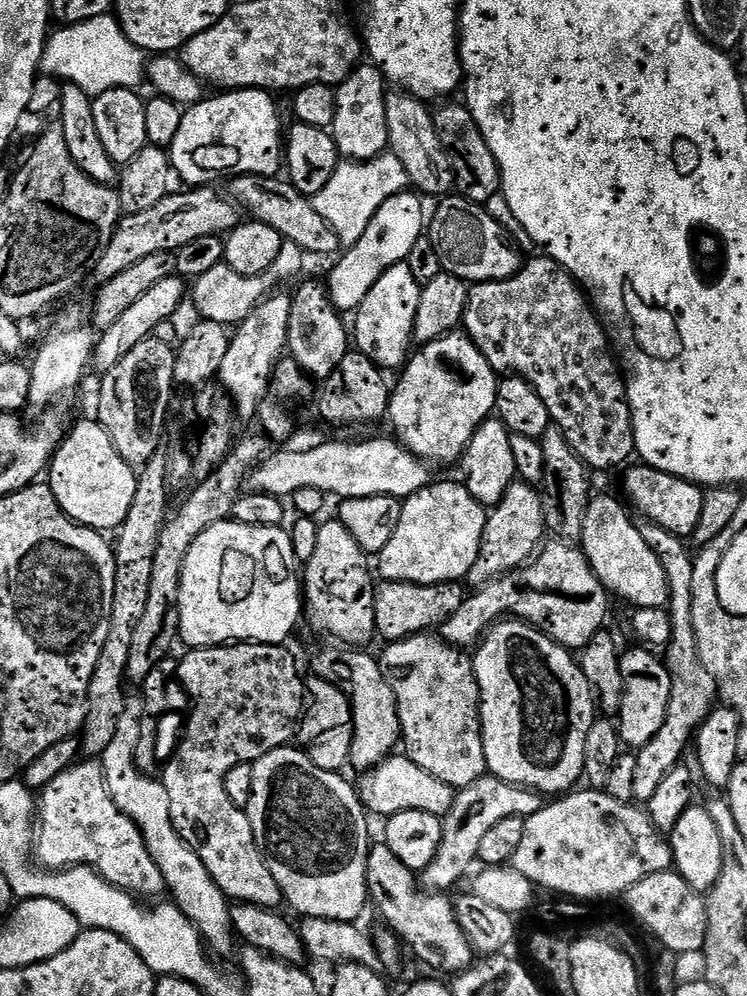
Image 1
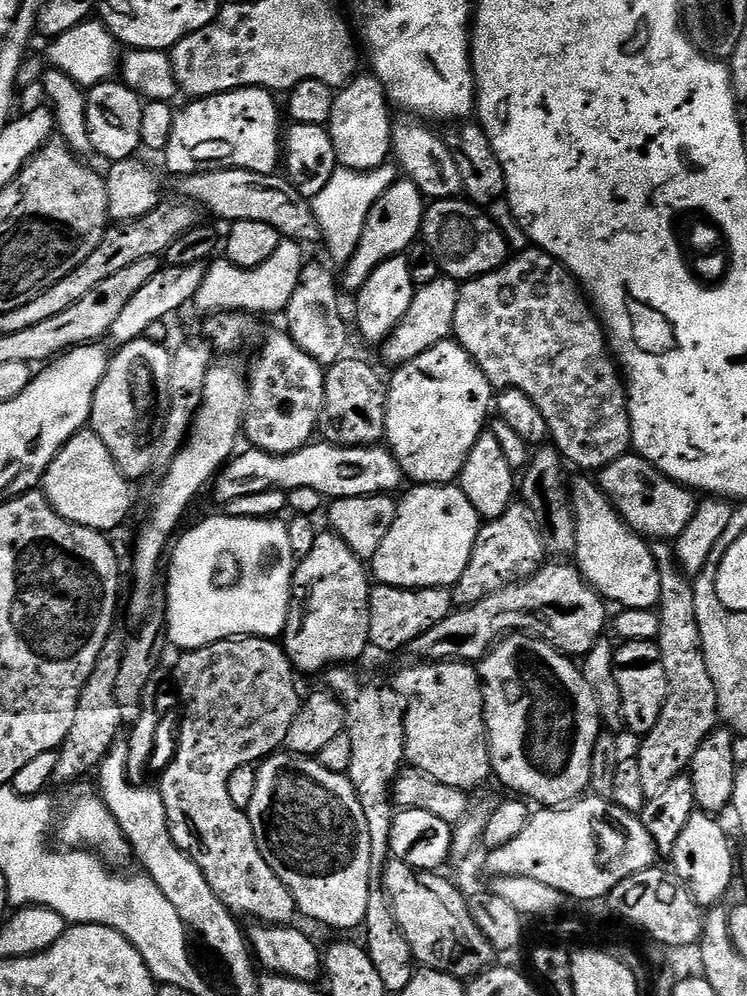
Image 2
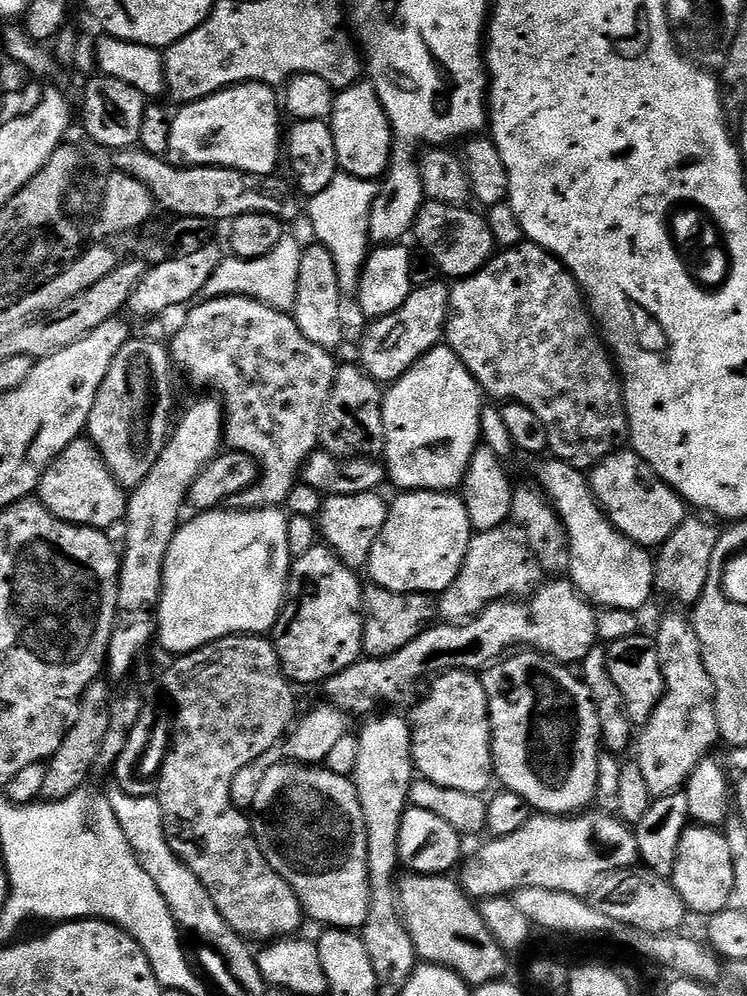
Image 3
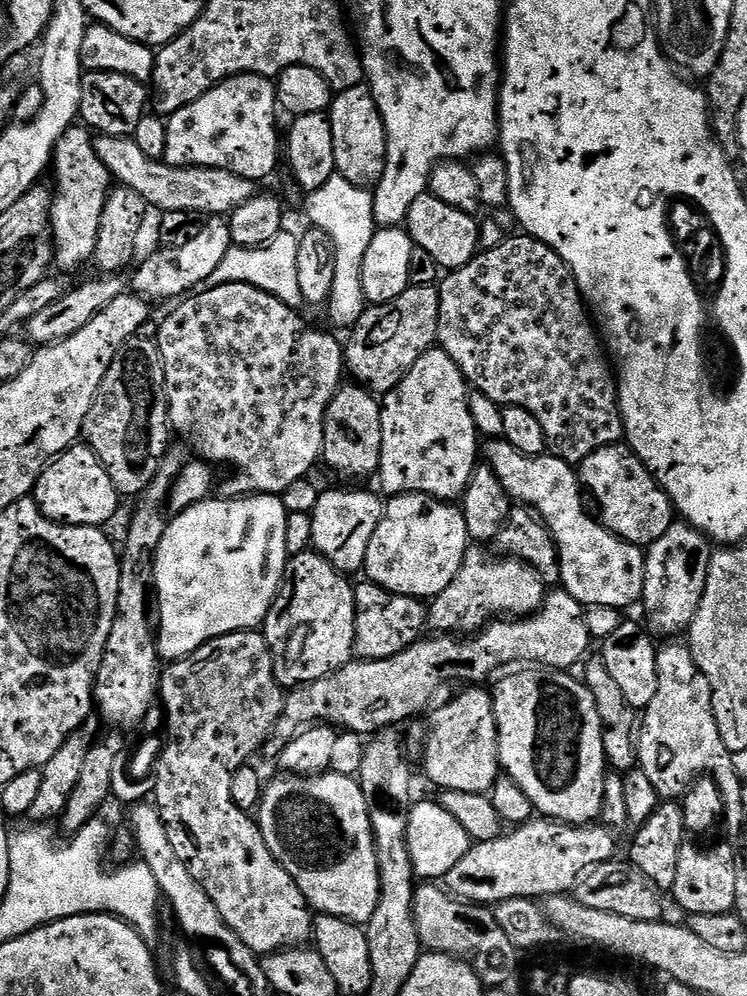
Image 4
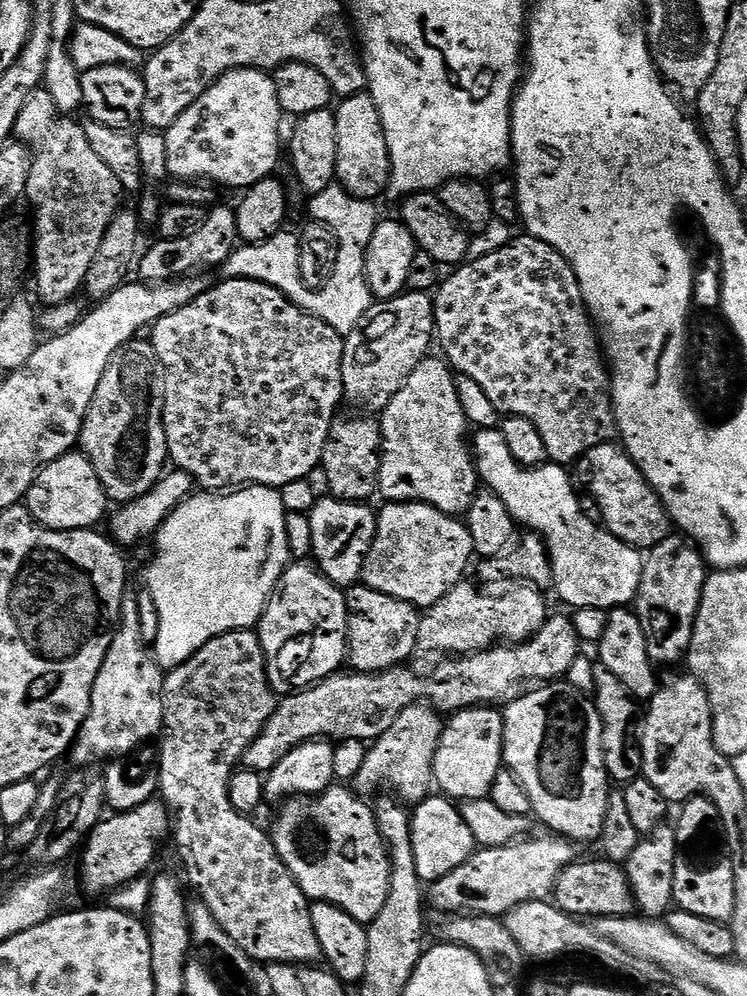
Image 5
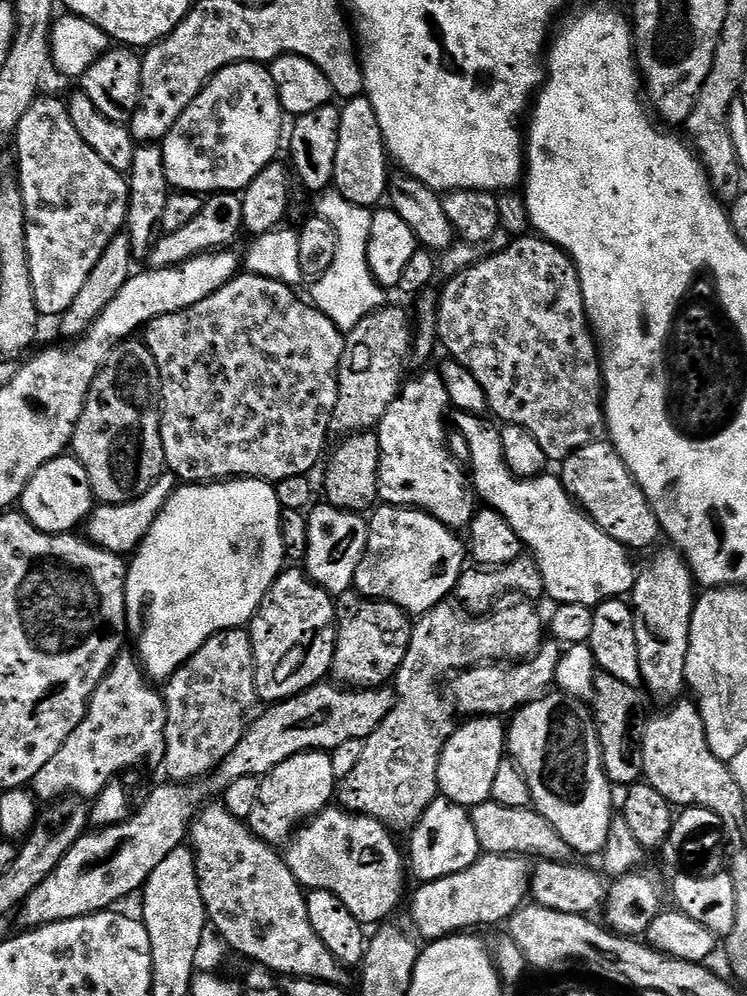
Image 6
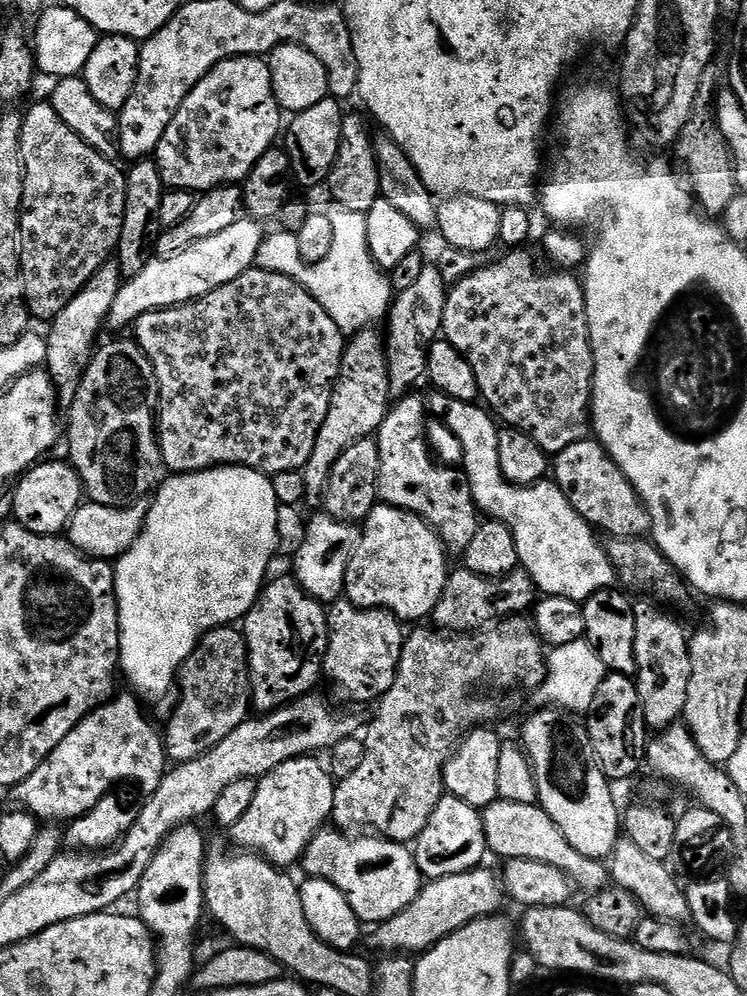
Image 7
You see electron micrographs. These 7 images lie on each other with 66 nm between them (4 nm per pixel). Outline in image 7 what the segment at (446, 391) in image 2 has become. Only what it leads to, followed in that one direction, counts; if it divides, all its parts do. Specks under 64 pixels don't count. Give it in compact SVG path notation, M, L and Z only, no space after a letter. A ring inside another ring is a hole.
M409 394L391 405L375 437L380 448L380 494L385 504L421 516L433 528L445 549L462 554L478 534L482 523L472 492L461 477L439 464L428 449L428 436L424 433L426 400L422 395Z

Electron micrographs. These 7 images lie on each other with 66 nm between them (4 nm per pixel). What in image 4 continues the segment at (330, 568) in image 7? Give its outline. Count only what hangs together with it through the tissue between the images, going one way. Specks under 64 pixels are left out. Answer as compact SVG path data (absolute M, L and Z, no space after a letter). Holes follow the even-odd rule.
M321 491L312 511L312 548L330 562L339 572L359 573L366 562L366 550L374 530L384 513L385 501L372 492L327 492Z

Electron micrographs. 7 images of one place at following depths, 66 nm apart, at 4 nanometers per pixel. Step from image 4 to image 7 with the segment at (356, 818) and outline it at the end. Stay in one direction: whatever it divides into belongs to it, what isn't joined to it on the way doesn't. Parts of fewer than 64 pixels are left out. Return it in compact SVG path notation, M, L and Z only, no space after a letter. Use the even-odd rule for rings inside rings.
M335 826L320 829L304 852L302 868L311 878L334 882L334 886L346 894L350 910L354 910L364 926L384 924L394 918L394 914L406 910L406 906L418 898L422 887L416 854L408 844L386 840L379 834L349 834Z

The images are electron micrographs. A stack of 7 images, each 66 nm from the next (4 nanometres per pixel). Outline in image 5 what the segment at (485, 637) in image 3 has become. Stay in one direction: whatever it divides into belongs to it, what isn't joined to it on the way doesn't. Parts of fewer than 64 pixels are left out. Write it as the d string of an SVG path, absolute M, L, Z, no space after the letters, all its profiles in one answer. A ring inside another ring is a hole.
M552 614L549 615L548 621L542 626L538 635L531 636L523 644L493 646L485 652L460 654L455 658L441 659L444 661L433 670L432 676L419 676L418 673L411 672L411 667L408 666L391 668L378 673L349 671L348 676L344 676L345 674L327 676L324 680L312 685L311 688L285 695L277 703L274 714L270 714L270 722L266 722L262 734L258 734L258 738L254 738L254 742L246 750L242 761L243 767L267 774L274 766L278 766L278 762L282 762L282 758L286 758L286 754L290 750L321 738L329 742L342 740L371 742L382 734L386 734L386 730L390 730L390 726L394 726L394 721L398 719L398 714L402 714L402 710L423 700L431 702L444 714L455 714L461 712L463 708L499 705L499 700L507 701L517 691L515 688L519 684L526 683L527 680L556 682L567 677L570 666L574 666L574 662L582 655L580 647L582 647L582 641L580 635L576 633L575 623L569 617L567 620L564 616Z

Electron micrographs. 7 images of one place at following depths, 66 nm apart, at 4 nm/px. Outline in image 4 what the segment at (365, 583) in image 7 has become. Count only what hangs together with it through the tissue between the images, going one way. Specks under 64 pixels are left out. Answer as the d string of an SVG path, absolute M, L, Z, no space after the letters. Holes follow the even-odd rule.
M393 496L385 503L378 530L374 530L374 538L370 538L362 572L363 575L368 575L365 577L371 583L382 586L394 594L431 598L442 594L442 590L446 590L446 586L454 582L454 574L458 574L469 547L466 518L459 507L443 500L435 500L432 496Z

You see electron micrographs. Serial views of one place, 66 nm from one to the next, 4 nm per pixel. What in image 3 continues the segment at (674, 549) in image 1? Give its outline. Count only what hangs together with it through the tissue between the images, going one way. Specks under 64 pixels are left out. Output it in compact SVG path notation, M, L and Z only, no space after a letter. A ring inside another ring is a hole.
M668 612L660 620L660 625L654 631L658 662L662 668L664 679L664 697L658 702L654 714L643 724L638 736L640 756L638 763L642 766L642 775L650 786L653 798L665 796L671 792L679 792L687 785L690 774L698 766L698 762L709 759L711 750L720 740L718 718L716 717L716 691L710 674L704 667L702 646L698 642L695 623L684 612Z

